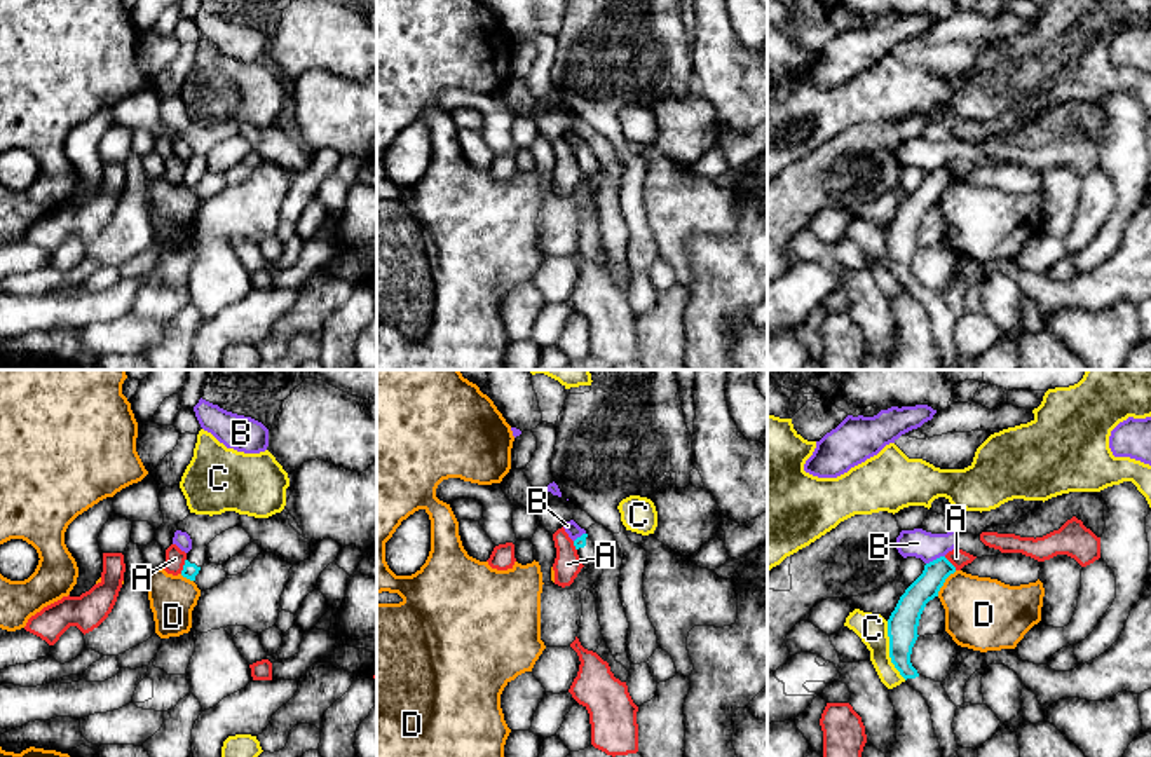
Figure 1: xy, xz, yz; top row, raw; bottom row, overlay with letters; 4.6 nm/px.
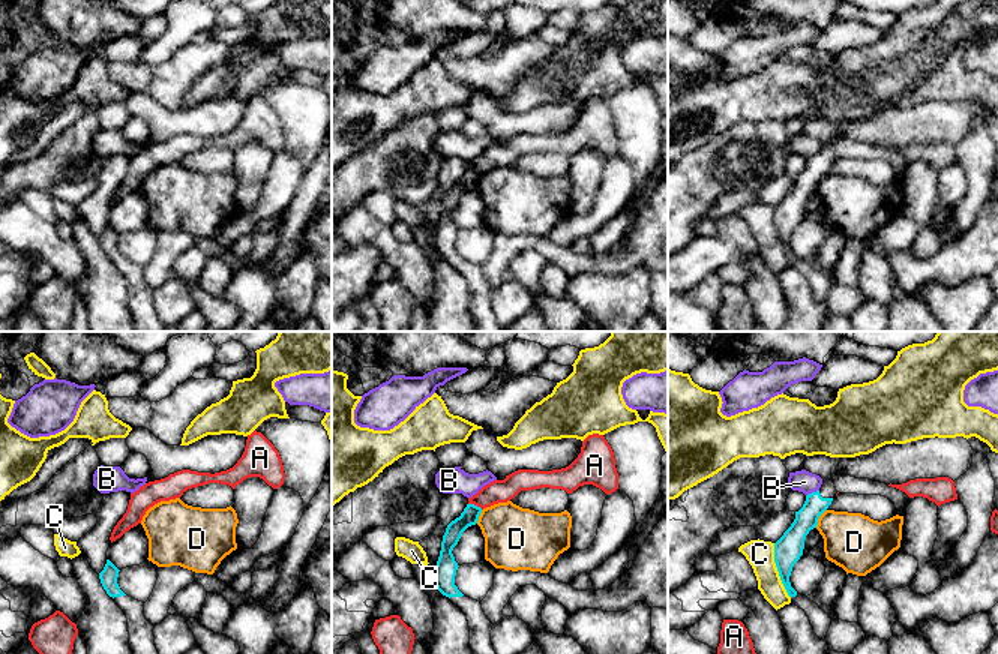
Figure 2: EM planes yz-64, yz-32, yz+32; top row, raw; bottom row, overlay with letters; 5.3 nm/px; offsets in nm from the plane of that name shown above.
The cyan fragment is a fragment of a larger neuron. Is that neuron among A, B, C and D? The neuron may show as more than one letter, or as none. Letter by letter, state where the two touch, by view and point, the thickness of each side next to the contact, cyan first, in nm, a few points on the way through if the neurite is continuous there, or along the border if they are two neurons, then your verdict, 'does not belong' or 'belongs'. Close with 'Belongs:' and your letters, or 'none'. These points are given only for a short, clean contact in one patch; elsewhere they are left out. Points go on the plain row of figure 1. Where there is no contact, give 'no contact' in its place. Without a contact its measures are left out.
A: meets cyan in xy at (183, 175); 70 nm thick on the cyan side, 100 nm on the other; border along xy (185, 168), (180, 182); does not belong
B: meets cyan in yz at (937, 168); 120 nm thick on the cyan side, 130 nm on the other; border along yz (944, 164), (926, 173); does not belong
C: meets cyan in yz at (890, 260); 140 nm thick on the cyan side, 140 nm on the other; border along yz (886, 231), (888, 265), (905, 288); does not belong
D: meets cyan in yz at (944, 190); 130 nm thick on the cyan side, 340 nm on the other; border along yz (956, 180), (946, 189), (937, 204); does not belong
Belongs: none

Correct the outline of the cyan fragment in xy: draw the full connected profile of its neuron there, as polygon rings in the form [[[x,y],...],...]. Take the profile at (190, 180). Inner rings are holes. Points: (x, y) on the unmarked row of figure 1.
[[[225,120],[213,126],[190,122],[183,131],[180,131],[178,140],[187,141],[192,148],[192,159],[187,162],[181,185],[195,190],[201,176],[208,171],[208,153],[216,145],[234,136],[241,136],[241,124],[235,120]]]

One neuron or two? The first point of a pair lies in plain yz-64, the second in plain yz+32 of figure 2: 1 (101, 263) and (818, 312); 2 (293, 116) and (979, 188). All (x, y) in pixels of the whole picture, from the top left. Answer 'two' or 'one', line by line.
1: one
2: one

